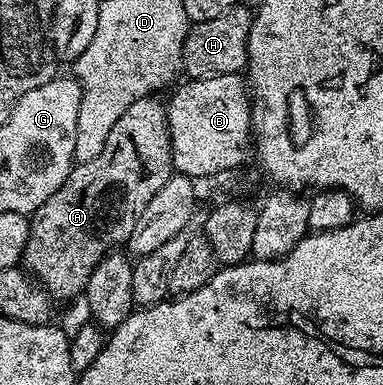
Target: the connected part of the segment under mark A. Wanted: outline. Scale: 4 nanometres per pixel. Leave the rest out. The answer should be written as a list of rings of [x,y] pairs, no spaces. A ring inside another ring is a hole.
[[[155,95],[142,97],[125,107],[125,115],[113,123],[113,131],[109,131],[109,139],[105,139],[102,151],[93,155],[93,159],[79,161],[63,186],[30,214],[31,226],[24,245],[22,264],[52,298],[60,297],[67,301],[86,290],[87,277],[93,275],[93,267],[97,267],[97,263],[101,263],[103,256],[112,252],[113,247],[122,246],[119,245],[122,241],[123,244],[130,242],[141,211],[149,207],[149,199],[153,199],[153,195],[157,195],[157,191],[172,177],[167,111],[164,102],[157,98]]]

